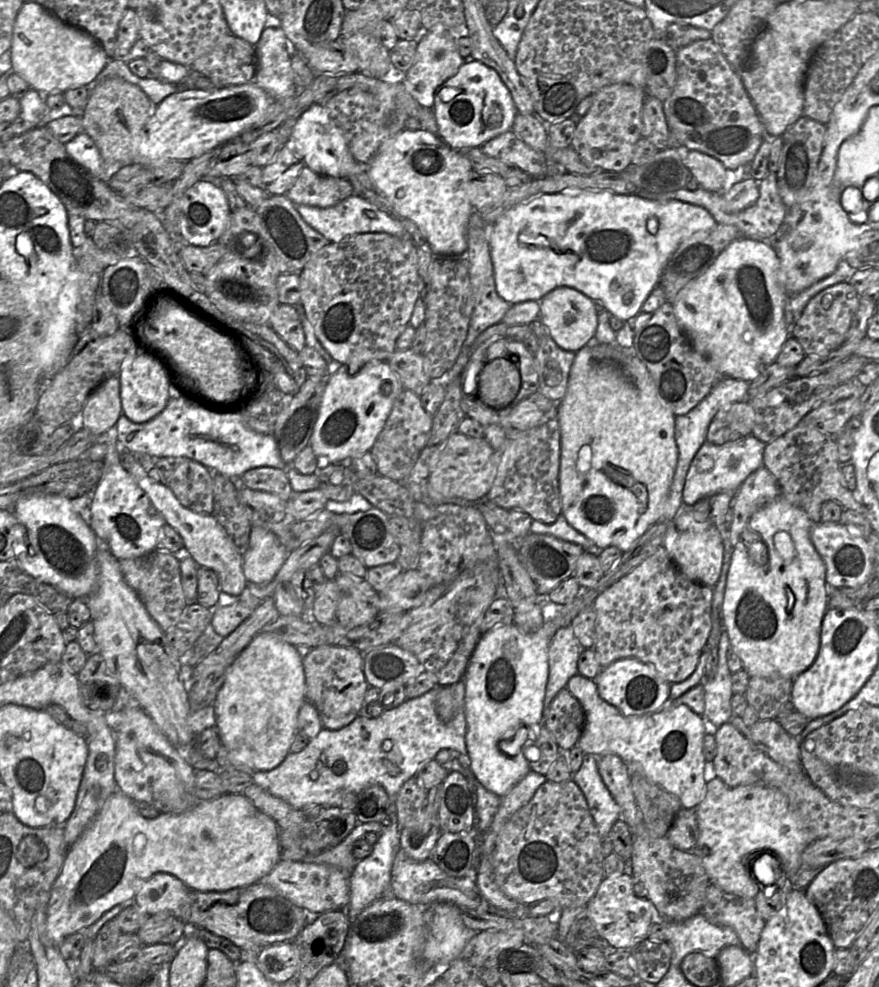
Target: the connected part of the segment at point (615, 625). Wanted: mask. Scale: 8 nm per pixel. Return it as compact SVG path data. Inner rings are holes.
M664 545L631 572L600 593L593 604L596 641L593 649L602 667L623 658L635 658L651 664L668 683L680 683L695 671L712 627L713 588L684 575Z

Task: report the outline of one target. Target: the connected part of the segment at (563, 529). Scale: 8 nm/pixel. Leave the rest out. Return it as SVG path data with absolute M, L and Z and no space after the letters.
M562 513L553 523L544 523L533 519L530 532L535 534L550 534L562 540L579 544L585 549L585 552L593 553L598 557L602 549L604 549L598 547L594 542L572 527Z

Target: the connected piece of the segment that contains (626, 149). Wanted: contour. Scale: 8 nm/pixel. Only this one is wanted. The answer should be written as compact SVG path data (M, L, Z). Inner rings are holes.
M619 83L601 88L593 96L588 112L577 124L571 146L588 164L606 171L622 172L632 164L635 144L643 138L644 89Z

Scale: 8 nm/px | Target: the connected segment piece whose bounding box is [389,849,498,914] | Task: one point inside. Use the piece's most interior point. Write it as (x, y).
(424, 882)

